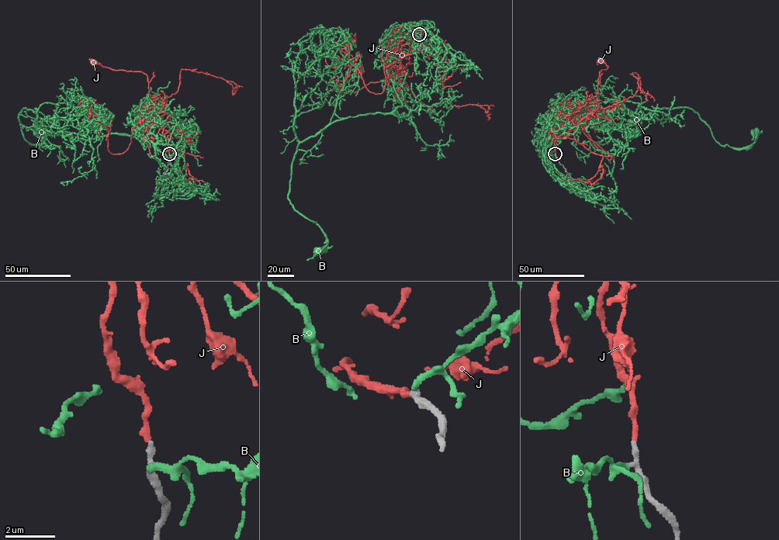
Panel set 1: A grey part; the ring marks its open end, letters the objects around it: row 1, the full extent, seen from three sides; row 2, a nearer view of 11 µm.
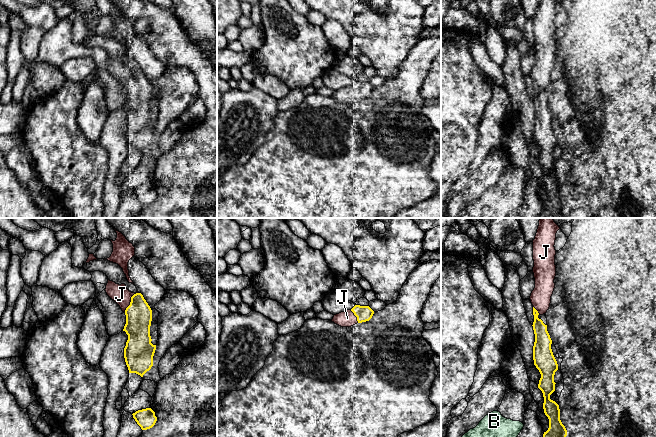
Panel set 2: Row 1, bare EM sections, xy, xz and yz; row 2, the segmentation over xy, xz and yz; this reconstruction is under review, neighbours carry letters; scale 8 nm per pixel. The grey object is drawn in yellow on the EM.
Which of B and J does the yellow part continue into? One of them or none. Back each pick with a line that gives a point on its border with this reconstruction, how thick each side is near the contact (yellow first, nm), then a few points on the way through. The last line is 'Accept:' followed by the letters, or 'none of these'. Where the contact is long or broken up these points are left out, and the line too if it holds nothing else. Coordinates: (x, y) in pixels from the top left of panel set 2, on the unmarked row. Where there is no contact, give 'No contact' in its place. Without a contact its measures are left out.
J: Touches yellow at xy (131, 77). Thickness 200 nm (yellow) against 150 nm
Accept: J

